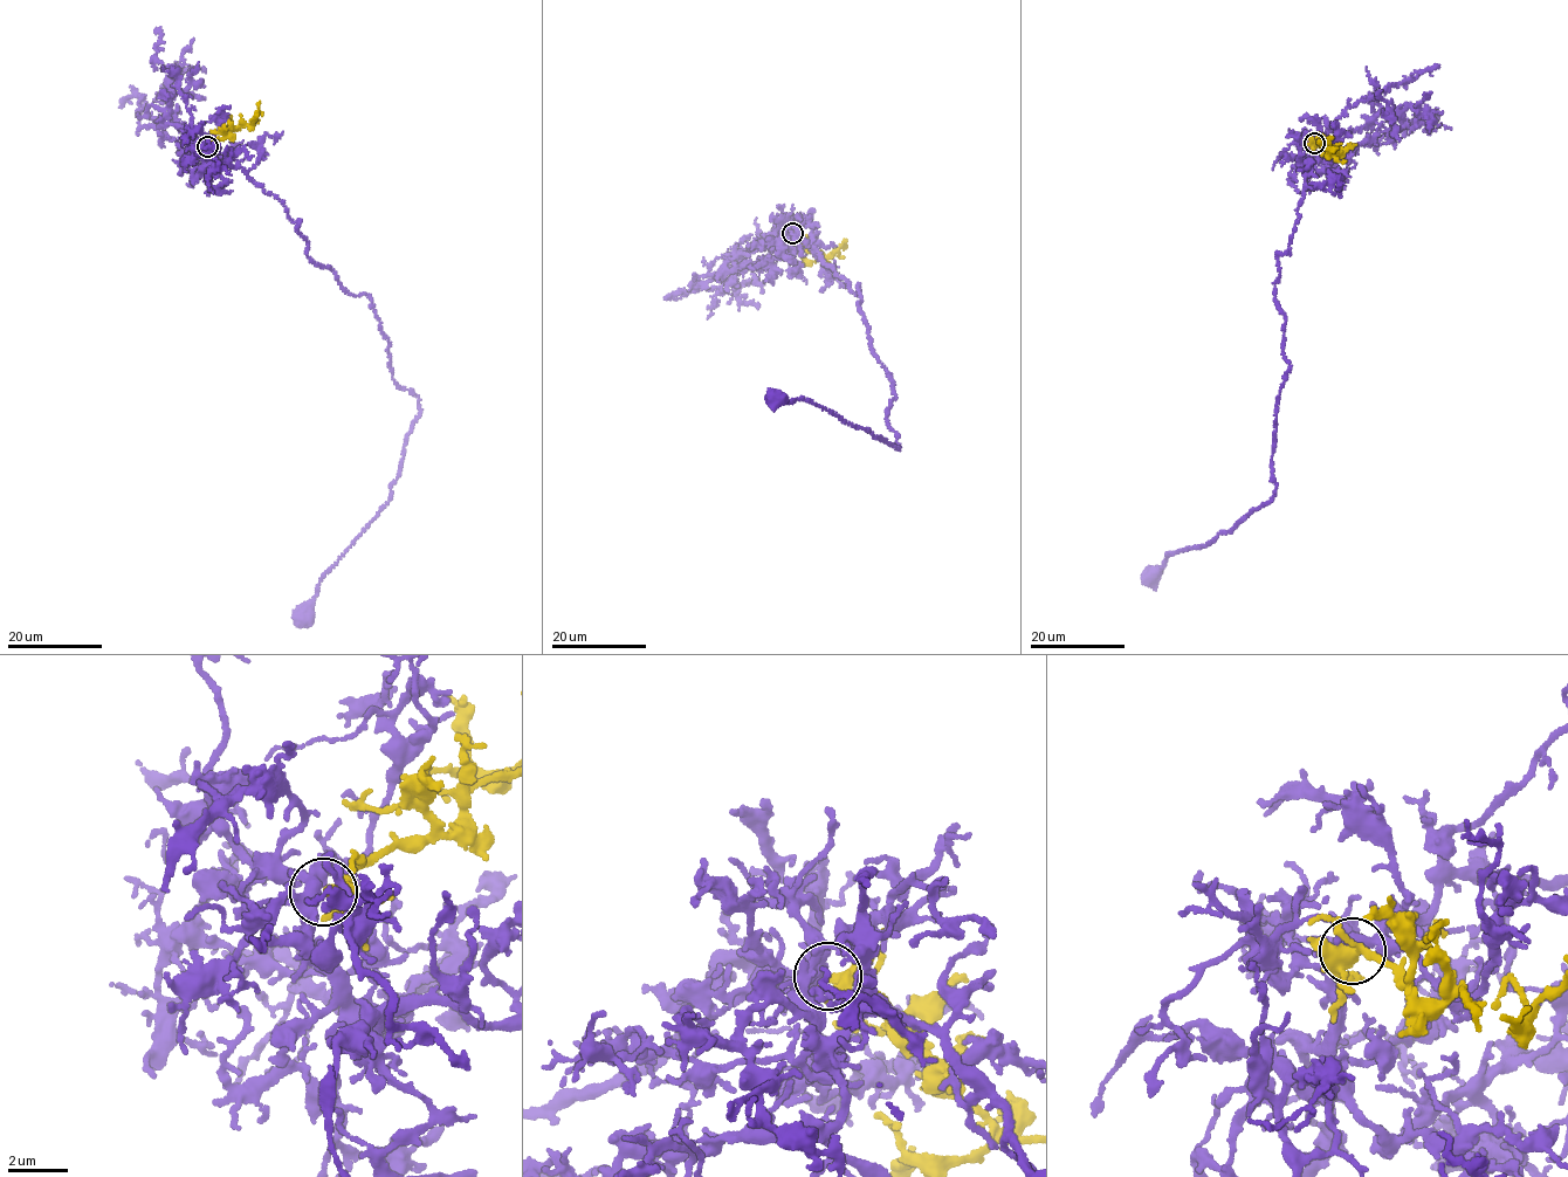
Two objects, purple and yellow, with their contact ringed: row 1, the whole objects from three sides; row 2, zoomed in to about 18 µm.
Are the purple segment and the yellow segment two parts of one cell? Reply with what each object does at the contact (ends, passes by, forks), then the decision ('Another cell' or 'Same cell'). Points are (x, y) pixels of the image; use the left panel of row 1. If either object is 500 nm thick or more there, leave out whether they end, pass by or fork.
At the ring purple forks. At the ring yellow forks. Same cell

